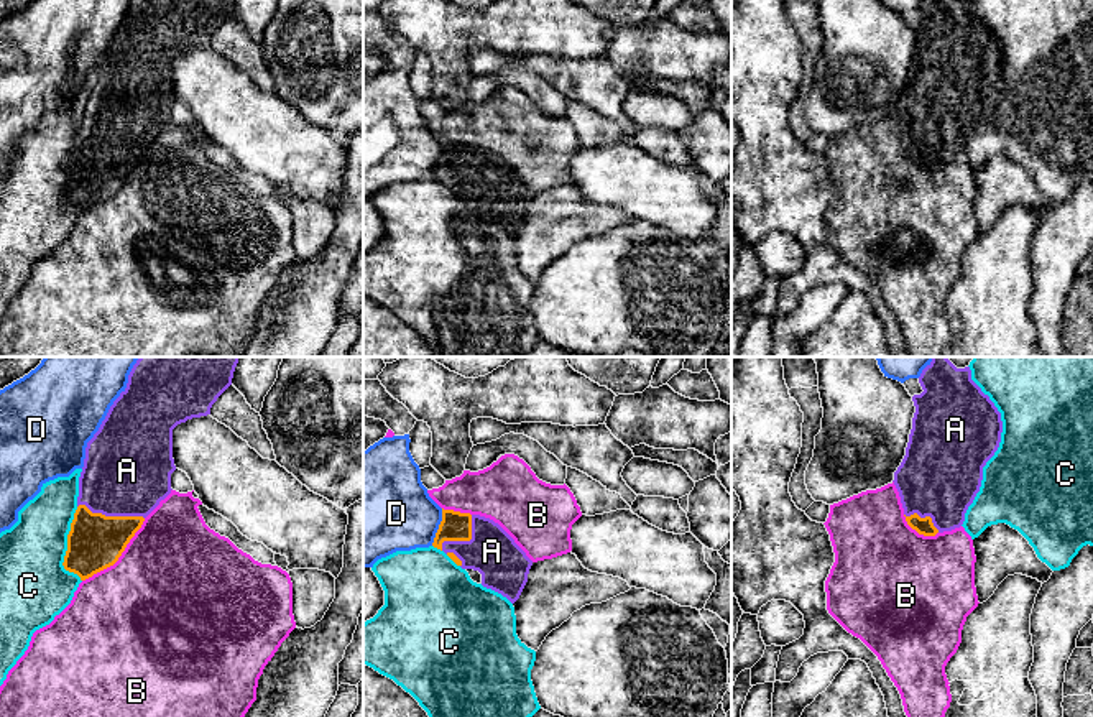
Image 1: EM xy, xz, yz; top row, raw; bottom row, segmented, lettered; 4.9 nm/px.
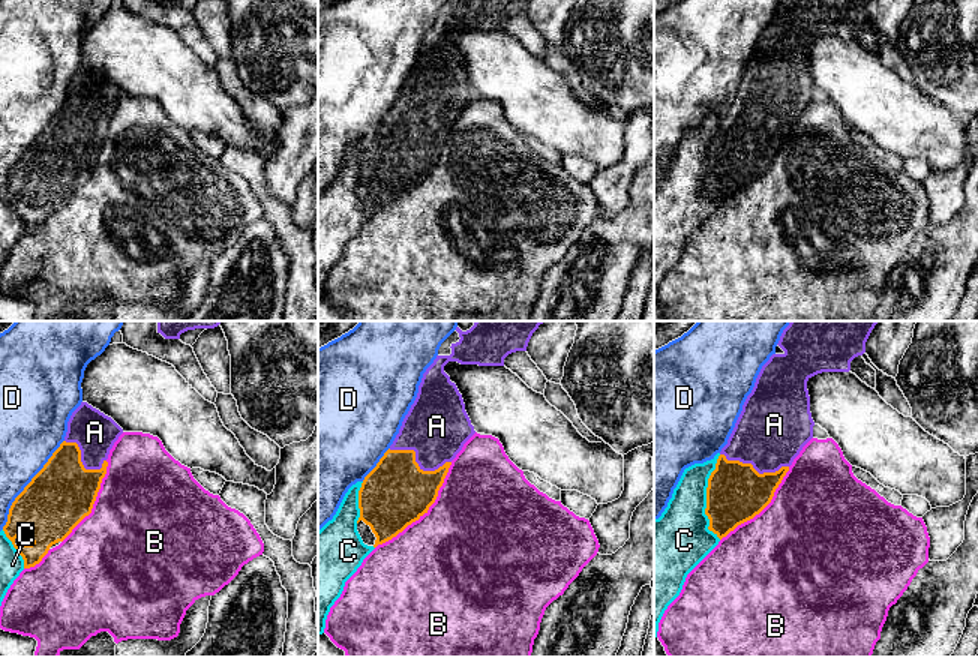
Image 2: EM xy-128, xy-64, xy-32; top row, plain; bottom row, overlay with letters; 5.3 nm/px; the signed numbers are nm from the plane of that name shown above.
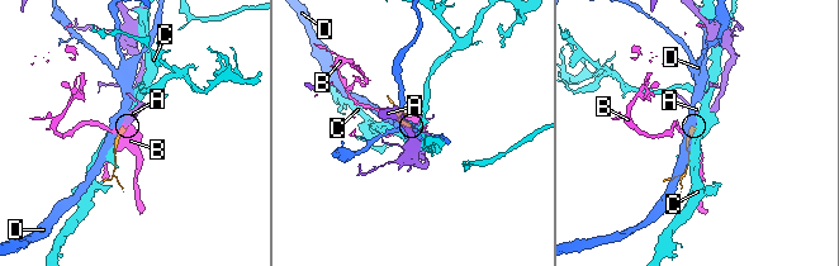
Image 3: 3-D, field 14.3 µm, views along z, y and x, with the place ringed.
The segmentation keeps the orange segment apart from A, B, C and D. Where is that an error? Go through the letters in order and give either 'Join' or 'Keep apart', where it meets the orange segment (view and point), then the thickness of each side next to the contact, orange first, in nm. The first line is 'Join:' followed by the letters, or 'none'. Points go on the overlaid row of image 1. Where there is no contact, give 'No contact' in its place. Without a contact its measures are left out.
Join: A
A: Join. Touches orange at xy (110, 517). Thickness 280 nm (orange) against 440 nm
B: Keep apart. Touches orange at xy (120, 555). Thickness 280 nm (orange) against 500 nm
C: Keep apart. Touches orange at xy (68, 546). Thickness 280 nm (orange) against 340 nm
D: Keep apart. Touches orange at xz (439, 527). Thickness 140 nm (orange) against 400 nm

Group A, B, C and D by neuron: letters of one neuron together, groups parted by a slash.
A / B / C / D

